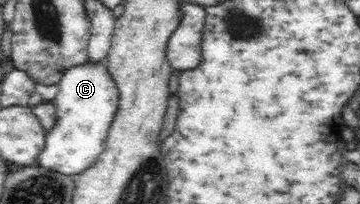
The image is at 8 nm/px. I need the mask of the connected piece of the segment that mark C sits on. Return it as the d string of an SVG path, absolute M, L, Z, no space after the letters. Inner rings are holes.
M105 61L85 62L81 65L74 65L63 72L58 82L58 93L51 103L56 107L56 121L52 131L46 132L44 149L41 151L35 165L43 167L44 170L55 171L56 174L64 174L68 177L75 177L82 174L90 166L94 166L105 150L105 143L111 128L113 118L118 110L119 91L111 74L107 73Z

